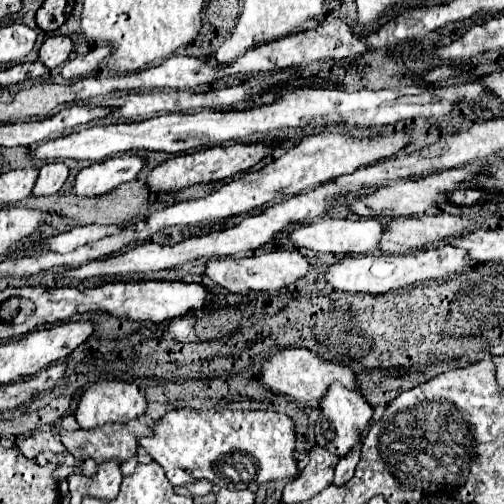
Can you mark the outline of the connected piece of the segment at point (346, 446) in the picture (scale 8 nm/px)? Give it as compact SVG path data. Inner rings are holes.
M338 382L328 386L326 398L322 398L318 408L320 408L320 416L316 420L316 444L328 448L332 454L338 454L338 456L344 456L352 450L352 446L360 440L364 428L372 420L372 412L374 412L360 390L344 388Z

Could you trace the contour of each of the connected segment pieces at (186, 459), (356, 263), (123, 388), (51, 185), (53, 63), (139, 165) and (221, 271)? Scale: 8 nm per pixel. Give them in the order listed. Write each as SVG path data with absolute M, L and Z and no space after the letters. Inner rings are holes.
M182 408L182 410L170 410L166 416L162 416L154 426L152 426L154 434L150 438L138 438L138 444L142 448L148 450L148 454L164 468L166 472L166 478L170 480L172 486L186 486L194 480L208 480L212 482L214 486L218 488L230 488L230 490L244 490L244 488L250 488L250 486L258 486L262 482L270 482L270 480L282 480L282 478L294 478L298 468L296 468L296 460L292 458L294 454L294 444L296 444L296 434L294 434L294 424L292 420L286 416L286 414L280 414L280 412L264 412L264 410L252 410L252 412L240 412L240 410L202 410L202 412L196 412L196 410L190 410L190 408Z
M436 246L426 248L414 254L376 254L376 256L344 256L342 260L328 266L324 278L330 286L344 292L364 292L364 294L386 294L392 290L406 288L414 282L440 280L448 274L460 272L468 266L470 260L464 250L454 246Z
M100 380L92 384L78 402L76 420L80 428L96 428L104 426L106 422L130 422L138 418L142 412L146 412L146 398L140 394L136 382L124 382L124 380Z
M50 162L50 164L44 164L40 168L40 176L36 180L36 186L32 190L34 196L48 196L48 194L56 194L62 184L66 182L70 174L70 168L64 164L64 162Z
M50 36L44 40L40 48L40 62L48 68L56 68L64 64L72 52L72 40L68 36Z
M114 156L104 162L82 168L76 176L74 194L76 196L96 196L106 194L114 186L130 182L146 166L146 160L140 156Z
M272 250L262 256L252 256L252 258L216 258L206 262L206 276L226 288L228 292L244 294L248 290L268 290L268 292L278 292L294 284L300 276L304 276L308 270L308 258L304 258L298 250Z

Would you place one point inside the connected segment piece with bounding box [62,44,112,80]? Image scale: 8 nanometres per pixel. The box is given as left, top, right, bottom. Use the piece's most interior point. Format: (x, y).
(82, 65)

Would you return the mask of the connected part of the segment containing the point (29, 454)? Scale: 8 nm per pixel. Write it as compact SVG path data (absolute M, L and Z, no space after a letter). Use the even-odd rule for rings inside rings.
M34 432L34 434L30 434L28 438L18 440L16 446L18 446L18 450L20 450L26 458L36 458L36 454L42 452L42 450L52 450L52 452L56 452L56 454L66 452L66 448L62 446L62 442L60 442L54 434L50 434L50 432Z

